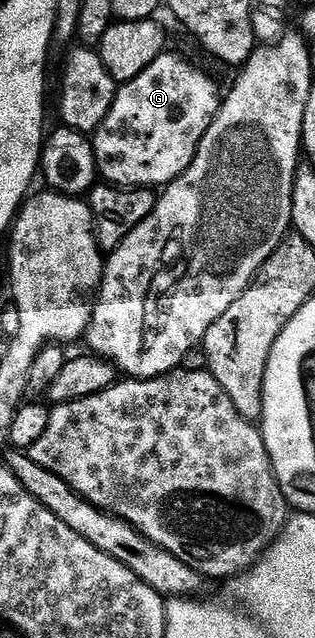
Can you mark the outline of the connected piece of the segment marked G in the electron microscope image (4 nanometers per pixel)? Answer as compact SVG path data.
M160 57L139 76L118 88L112 107L93 135L93 167L102 182L115 189L166 188L189 169L199 142L221 106L221 91L201 71L183 61Z

